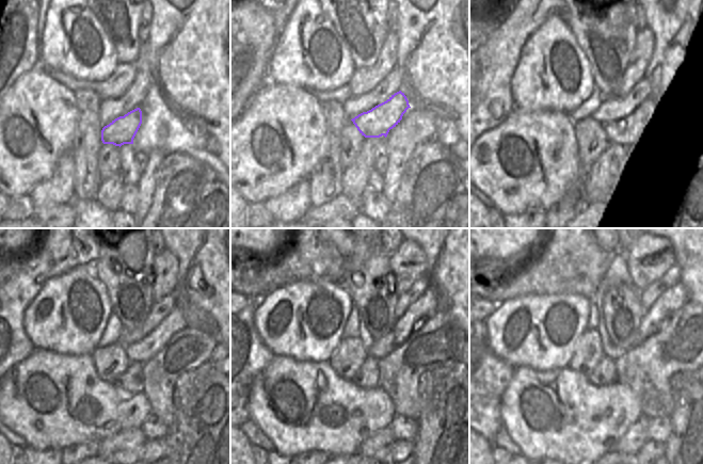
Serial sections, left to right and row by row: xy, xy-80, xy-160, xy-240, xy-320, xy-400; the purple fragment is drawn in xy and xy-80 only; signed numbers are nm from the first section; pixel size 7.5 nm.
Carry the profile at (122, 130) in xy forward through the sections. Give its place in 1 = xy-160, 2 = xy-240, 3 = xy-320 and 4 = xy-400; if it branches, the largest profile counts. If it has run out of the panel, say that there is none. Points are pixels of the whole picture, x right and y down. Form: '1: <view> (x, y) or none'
1: xy-160 (617, 109)
2: xy-240 (142, 351)
3: xy-320 (426, 306)
4: xy-400 (655, 318)

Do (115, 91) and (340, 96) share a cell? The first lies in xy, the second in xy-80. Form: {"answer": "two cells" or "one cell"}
{"answer": "two cells"}

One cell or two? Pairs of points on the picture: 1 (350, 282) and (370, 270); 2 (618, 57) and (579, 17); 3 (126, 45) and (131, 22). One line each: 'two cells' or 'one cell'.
1: one cell
2: one cell
3: one cell

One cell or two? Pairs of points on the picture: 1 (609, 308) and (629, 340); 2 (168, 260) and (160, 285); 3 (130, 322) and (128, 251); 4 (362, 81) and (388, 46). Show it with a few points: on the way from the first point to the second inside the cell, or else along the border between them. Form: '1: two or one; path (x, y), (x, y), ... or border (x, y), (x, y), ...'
1: one; path (617, 316), (622, 321), (624, 333)
2: one; path (168, 267), (165, 278)
3: one; path (130, 304), (130, 291), (126, 287), (124, 269)
4: one; path (371, 75), (386, 60), (387, 56)

